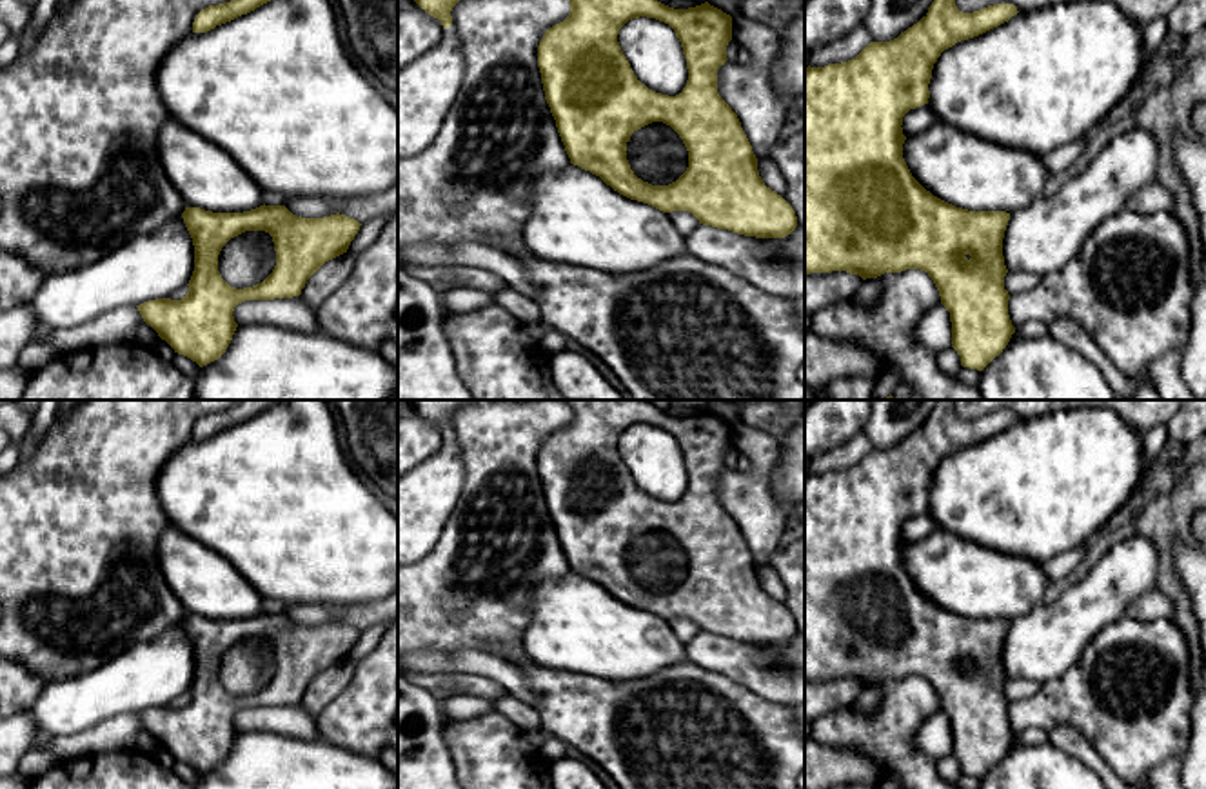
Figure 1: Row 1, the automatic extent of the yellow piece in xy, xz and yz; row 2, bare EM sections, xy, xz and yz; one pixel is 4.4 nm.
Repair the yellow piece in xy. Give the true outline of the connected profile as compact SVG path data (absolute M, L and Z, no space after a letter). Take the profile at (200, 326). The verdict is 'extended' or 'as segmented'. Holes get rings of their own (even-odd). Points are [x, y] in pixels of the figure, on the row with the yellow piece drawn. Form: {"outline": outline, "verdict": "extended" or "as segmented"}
{"outline": "M260 205L243 213L213 213L185 207L183 224L194 245L194 271L189 293L182 300L156 298L138 307L174 353L200 367L218 360L238 327L232 311L245 300L274 300L300 296L307 280L329 260L347 253L360 231L360 222L345 215L302 218L285 205Z", "verdict": "extended"}

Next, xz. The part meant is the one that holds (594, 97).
{"outline": "M657 0L568 2L568 16L549 27L538 45L538 67L570 164L663 213L688 211L703 225L745 236L788 236L797 227L796 211L761 180L741 122L717 93L717 69L728 60L732 16L708 2L688 9ZM639 16L668 24L681 42L688 80L676 96L641 84L619 47L619 29Z", "verdict": "extended"}

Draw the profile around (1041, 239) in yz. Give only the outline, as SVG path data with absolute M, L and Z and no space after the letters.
M1130 129L1113 140L1073 180L1052 196L1010 213L1003 238L1008 271L1046 276L1064 267L1106 218L1128 198L1157 182L1159 145L1152 133Z

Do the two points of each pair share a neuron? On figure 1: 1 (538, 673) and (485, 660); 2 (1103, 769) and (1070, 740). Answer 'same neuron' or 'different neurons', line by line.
1: different neurons
2: same neuron

